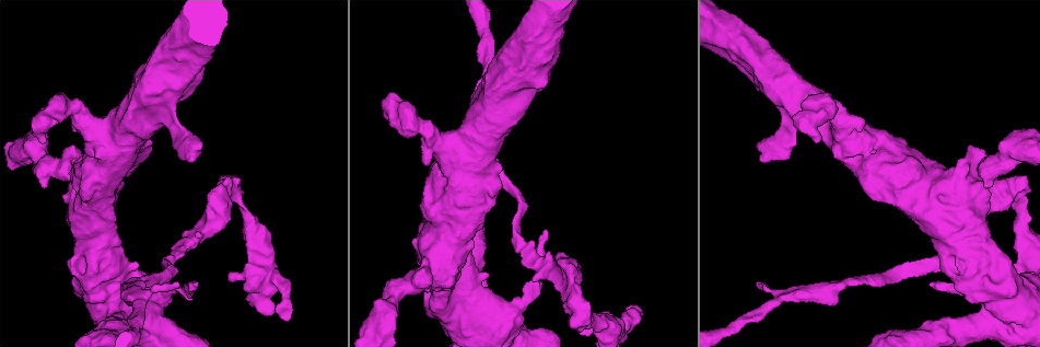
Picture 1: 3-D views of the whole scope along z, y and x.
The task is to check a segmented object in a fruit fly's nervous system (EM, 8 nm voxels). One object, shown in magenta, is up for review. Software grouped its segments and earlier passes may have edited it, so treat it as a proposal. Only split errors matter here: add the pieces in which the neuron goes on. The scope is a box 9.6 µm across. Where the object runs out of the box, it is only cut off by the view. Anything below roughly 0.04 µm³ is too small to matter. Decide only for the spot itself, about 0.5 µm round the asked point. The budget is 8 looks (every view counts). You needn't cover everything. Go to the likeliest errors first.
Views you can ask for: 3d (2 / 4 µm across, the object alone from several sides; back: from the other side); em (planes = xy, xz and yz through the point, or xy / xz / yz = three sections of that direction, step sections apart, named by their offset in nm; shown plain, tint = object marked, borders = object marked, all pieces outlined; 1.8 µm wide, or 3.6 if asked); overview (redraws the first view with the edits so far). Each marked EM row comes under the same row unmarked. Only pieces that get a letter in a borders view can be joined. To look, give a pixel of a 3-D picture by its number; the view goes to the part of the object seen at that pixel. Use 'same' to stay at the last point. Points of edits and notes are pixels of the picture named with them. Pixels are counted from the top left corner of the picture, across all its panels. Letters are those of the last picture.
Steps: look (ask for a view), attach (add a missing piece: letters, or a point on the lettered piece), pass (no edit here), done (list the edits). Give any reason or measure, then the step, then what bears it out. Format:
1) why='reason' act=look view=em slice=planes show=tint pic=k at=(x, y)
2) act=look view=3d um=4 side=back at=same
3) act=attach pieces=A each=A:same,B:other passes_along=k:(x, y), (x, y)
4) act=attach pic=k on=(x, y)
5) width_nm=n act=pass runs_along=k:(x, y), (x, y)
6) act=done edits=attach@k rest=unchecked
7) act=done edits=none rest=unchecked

why='branch point' act=look view=3d um=4 pic=1 at=(1011, 190)

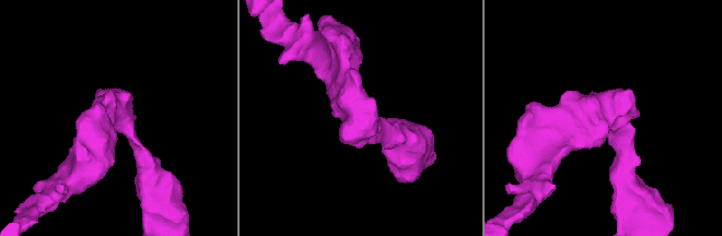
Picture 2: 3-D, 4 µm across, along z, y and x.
why='need the tissue' act=look view=em slice=planes show=tint pic=2 at=(605, 111)

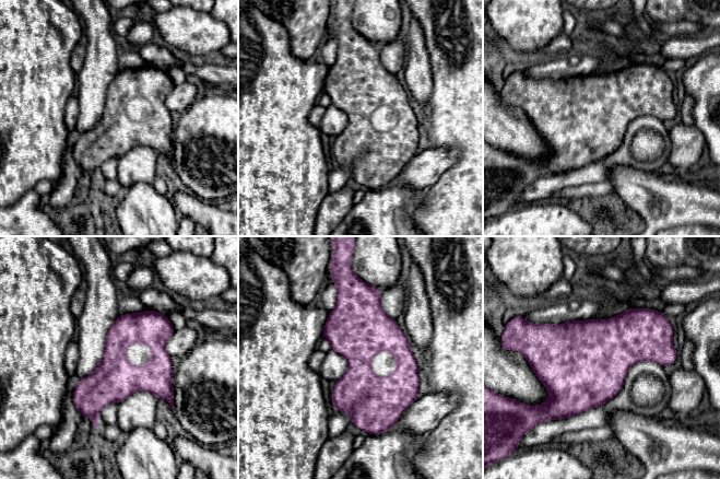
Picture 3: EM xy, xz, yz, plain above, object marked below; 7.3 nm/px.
why='see the neighbours' act=look view=em slice=planes show=borders at=same

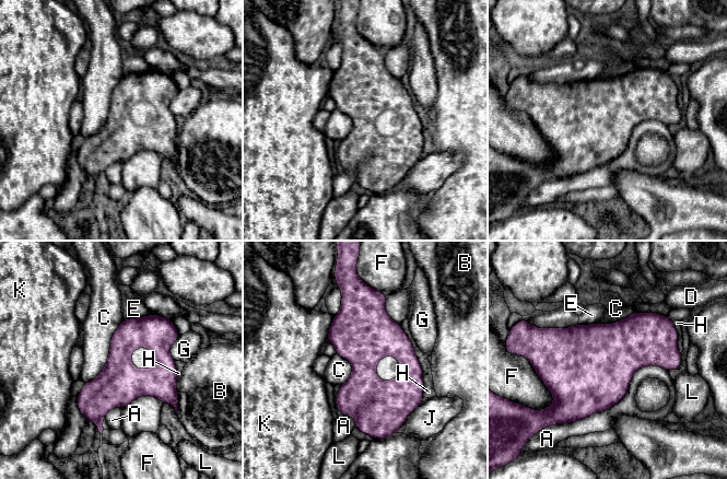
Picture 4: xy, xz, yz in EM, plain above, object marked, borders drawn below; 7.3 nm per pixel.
act=pass each=A:other,B:other,C:other,D:other,E:other,F:other,G:other,H:other,J:other,K:other,L:other border=4:(124, 319), (104, 369), (85, 383) found='no lettered piece goes on from it'

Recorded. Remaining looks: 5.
why='sharp bend' act=look view=3d um=4 side=back pic=1 at=(251, 287)

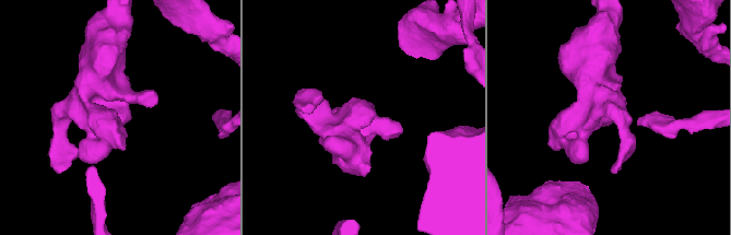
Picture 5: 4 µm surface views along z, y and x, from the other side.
why='need the tissue' act=look view=em slice=planes show=borders pic=5 at=(358, 123)

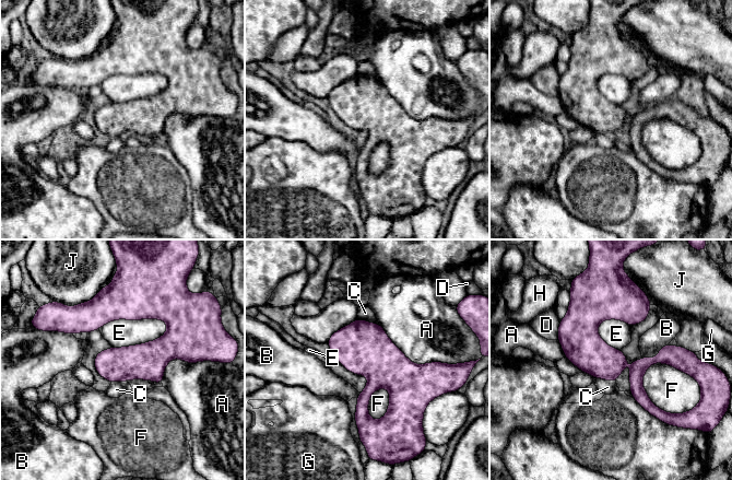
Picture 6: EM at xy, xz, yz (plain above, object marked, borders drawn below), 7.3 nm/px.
act=pass each=A:other,B:other,C:other,D:other,E:other,F:other,G:other,H:other,J:other border=6:(167, 323), (111, 319), (98, 328) found='none of them fits'

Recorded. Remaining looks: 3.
why='branch stops here' act=look view=3d um=4 pic=1 at=(90, 185)

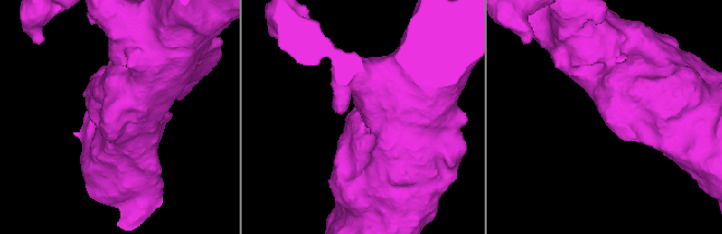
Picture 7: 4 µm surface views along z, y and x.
why='need the tissue' act=look view=em um=3.6 slice=yz step=4 show=tint pic=7 at=(598, 107)

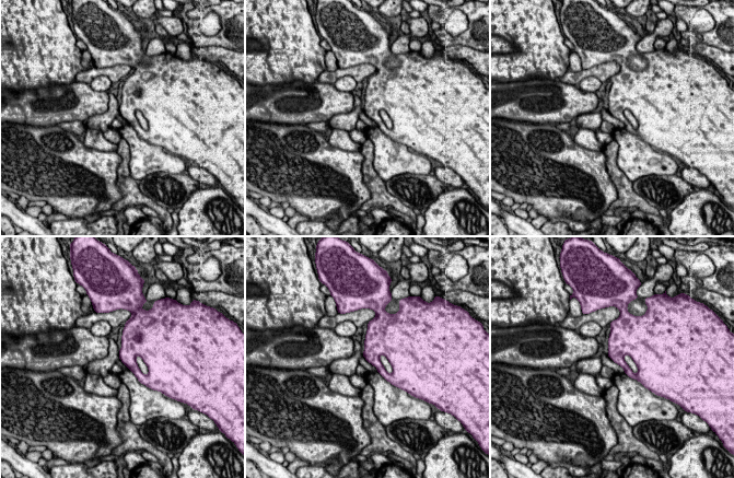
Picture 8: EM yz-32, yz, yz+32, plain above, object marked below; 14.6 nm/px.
act=look view=em um=3.6 slice=planes show=borders at=same

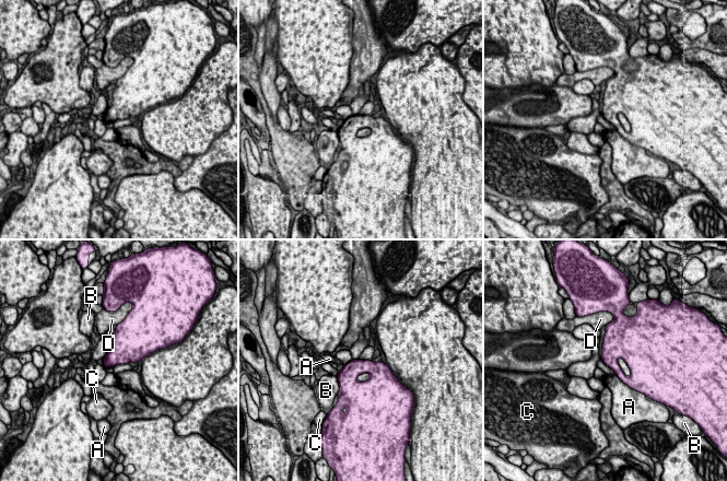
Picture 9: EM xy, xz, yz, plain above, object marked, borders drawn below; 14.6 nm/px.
act=pass each=A:other,B:other,C:other,D:other border=9:(616, 374), (632, 389) found='no lettered piece goes on from it'

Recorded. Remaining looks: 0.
act=done edits=none rest=unchecked

